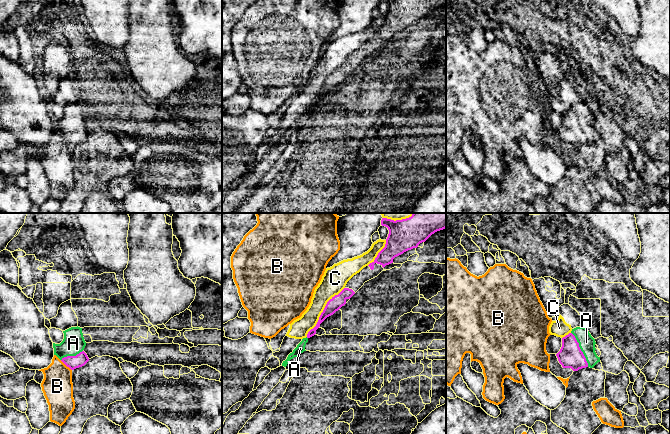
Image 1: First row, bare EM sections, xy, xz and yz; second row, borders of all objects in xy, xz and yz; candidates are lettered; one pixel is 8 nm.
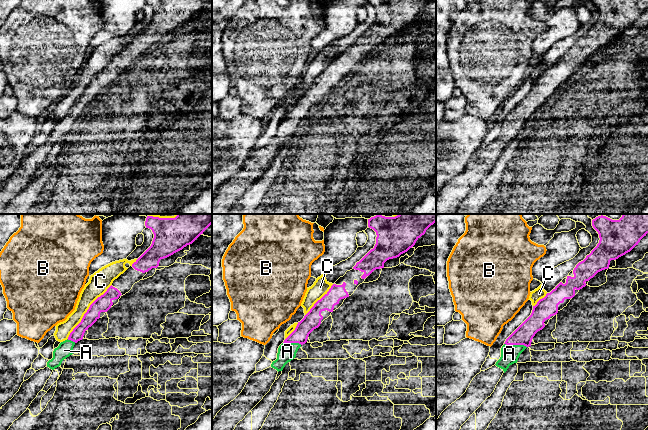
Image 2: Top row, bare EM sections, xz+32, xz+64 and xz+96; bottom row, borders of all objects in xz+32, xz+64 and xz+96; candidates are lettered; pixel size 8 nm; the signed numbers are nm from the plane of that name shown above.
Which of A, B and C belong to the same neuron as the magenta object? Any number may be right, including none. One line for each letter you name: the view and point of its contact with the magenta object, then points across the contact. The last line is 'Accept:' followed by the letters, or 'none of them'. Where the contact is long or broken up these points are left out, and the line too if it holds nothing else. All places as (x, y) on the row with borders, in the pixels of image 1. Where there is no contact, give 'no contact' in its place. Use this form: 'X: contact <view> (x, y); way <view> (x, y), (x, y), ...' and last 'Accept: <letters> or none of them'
A: contact yz (580, 349); way yz (570, 355), (580, 349), (586, 342)
Accept: A

